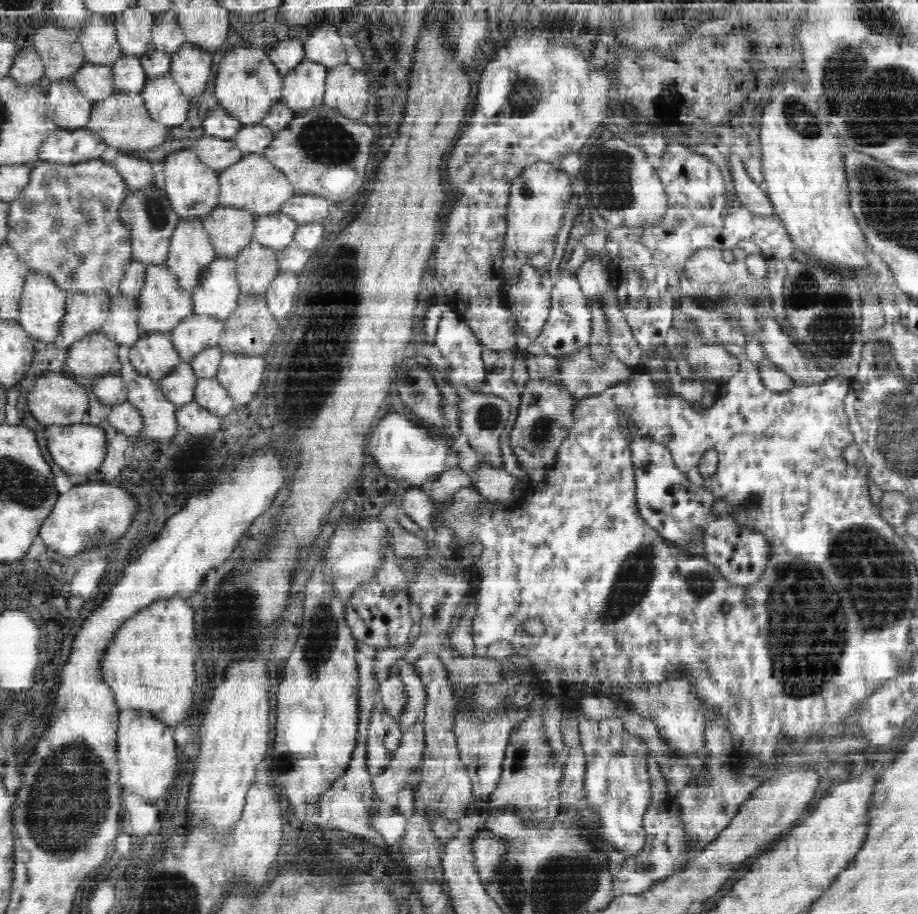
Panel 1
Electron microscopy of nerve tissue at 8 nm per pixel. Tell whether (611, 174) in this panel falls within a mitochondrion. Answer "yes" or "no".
yes

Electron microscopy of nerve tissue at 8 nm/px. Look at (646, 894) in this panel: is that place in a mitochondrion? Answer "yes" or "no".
no

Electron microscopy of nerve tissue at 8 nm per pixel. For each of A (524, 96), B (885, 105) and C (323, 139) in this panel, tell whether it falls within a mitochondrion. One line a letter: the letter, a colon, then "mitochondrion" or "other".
A: mitochondrion
B: mitochondrion
C: mitochondrion

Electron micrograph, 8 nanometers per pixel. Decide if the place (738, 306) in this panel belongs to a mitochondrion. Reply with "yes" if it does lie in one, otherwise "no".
no

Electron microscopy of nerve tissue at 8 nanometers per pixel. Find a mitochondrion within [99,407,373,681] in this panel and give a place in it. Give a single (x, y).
(240, 603)

